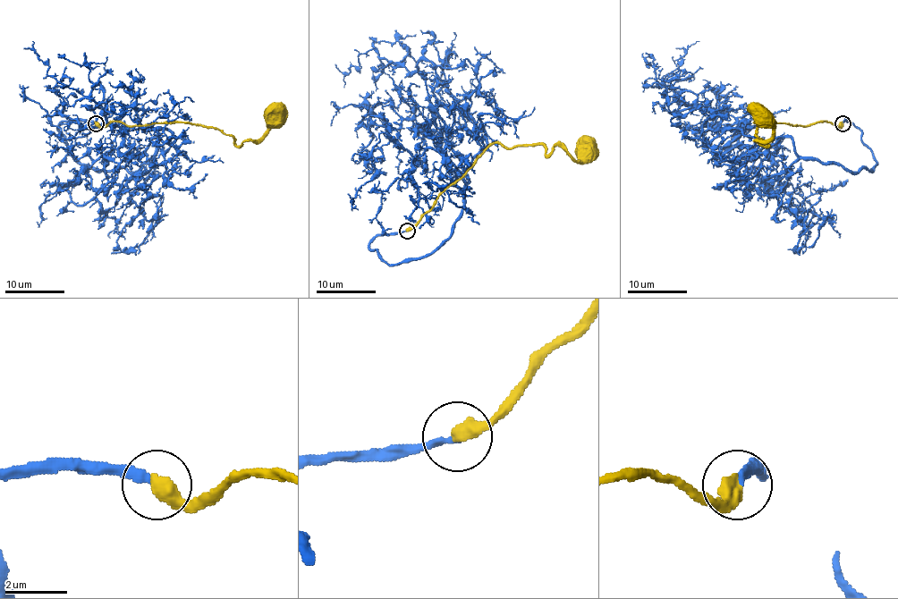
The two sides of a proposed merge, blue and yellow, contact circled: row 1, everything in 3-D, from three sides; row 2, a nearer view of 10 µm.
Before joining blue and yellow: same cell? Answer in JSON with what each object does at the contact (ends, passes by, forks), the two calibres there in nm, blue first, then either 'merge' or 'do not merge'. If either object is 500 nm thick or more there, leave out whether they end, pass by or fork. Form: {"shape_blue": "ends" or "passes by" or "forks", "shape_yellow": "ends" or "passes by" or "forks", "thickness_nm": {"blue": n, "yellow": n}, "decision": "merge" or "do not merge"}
{"thickness_nm": {"blue": 240, "yellow": 550}, "decision": "merge"}

